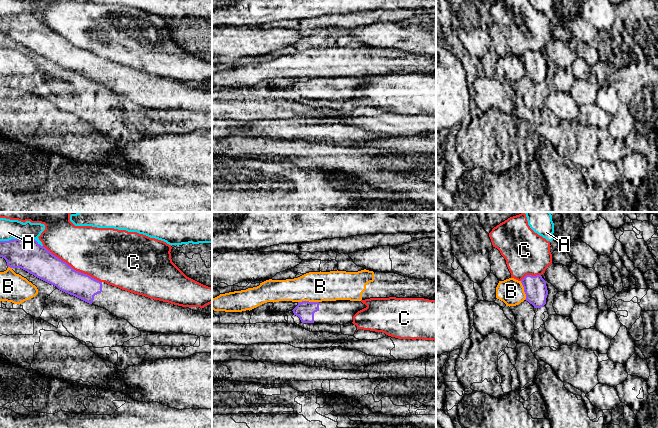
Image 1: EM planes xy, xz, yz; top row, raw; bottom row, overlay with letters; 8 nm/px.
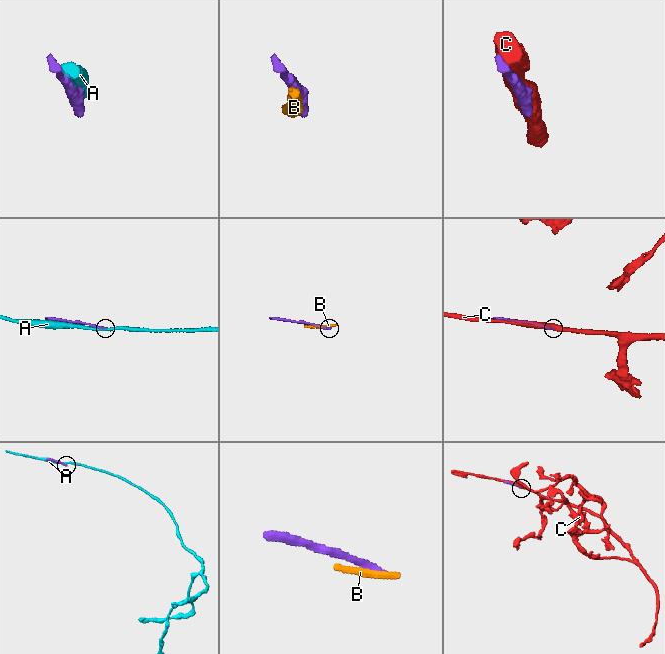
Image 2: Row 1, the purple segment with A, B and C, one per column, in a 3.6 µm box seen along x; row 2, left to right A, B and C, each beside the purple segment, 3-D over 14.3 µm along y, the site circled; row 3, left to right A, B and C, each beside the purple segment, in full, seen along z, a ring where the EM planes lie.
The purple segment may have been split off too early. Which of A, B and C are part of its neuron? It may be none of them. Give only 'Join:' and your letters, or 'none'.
Join: none

